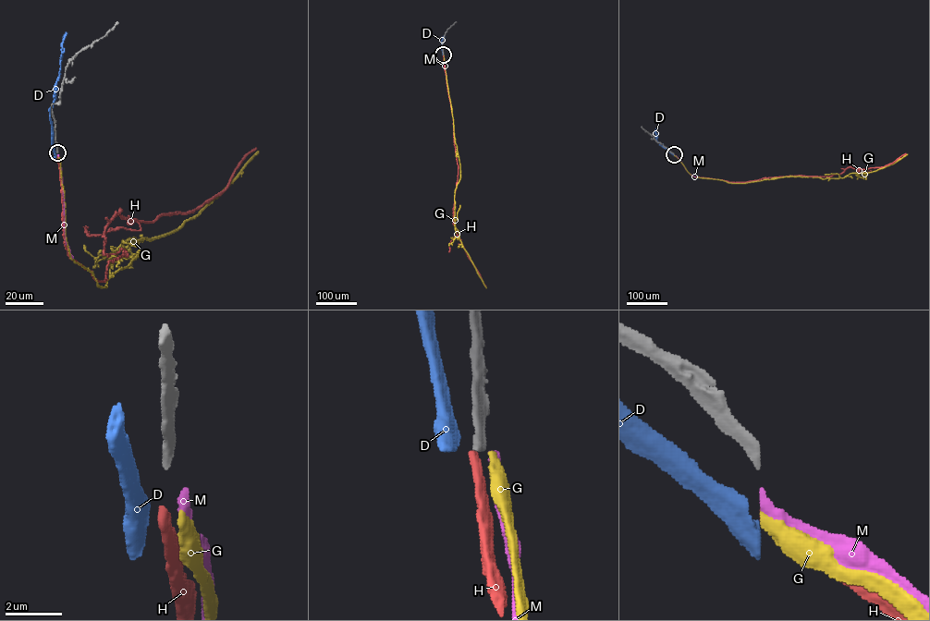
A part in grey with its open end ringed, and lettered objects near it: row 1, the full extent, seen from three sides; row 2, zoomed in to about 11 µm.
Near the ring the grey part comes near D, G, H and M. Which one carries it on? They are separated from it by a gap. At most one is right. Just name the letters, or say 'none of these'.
none of these

